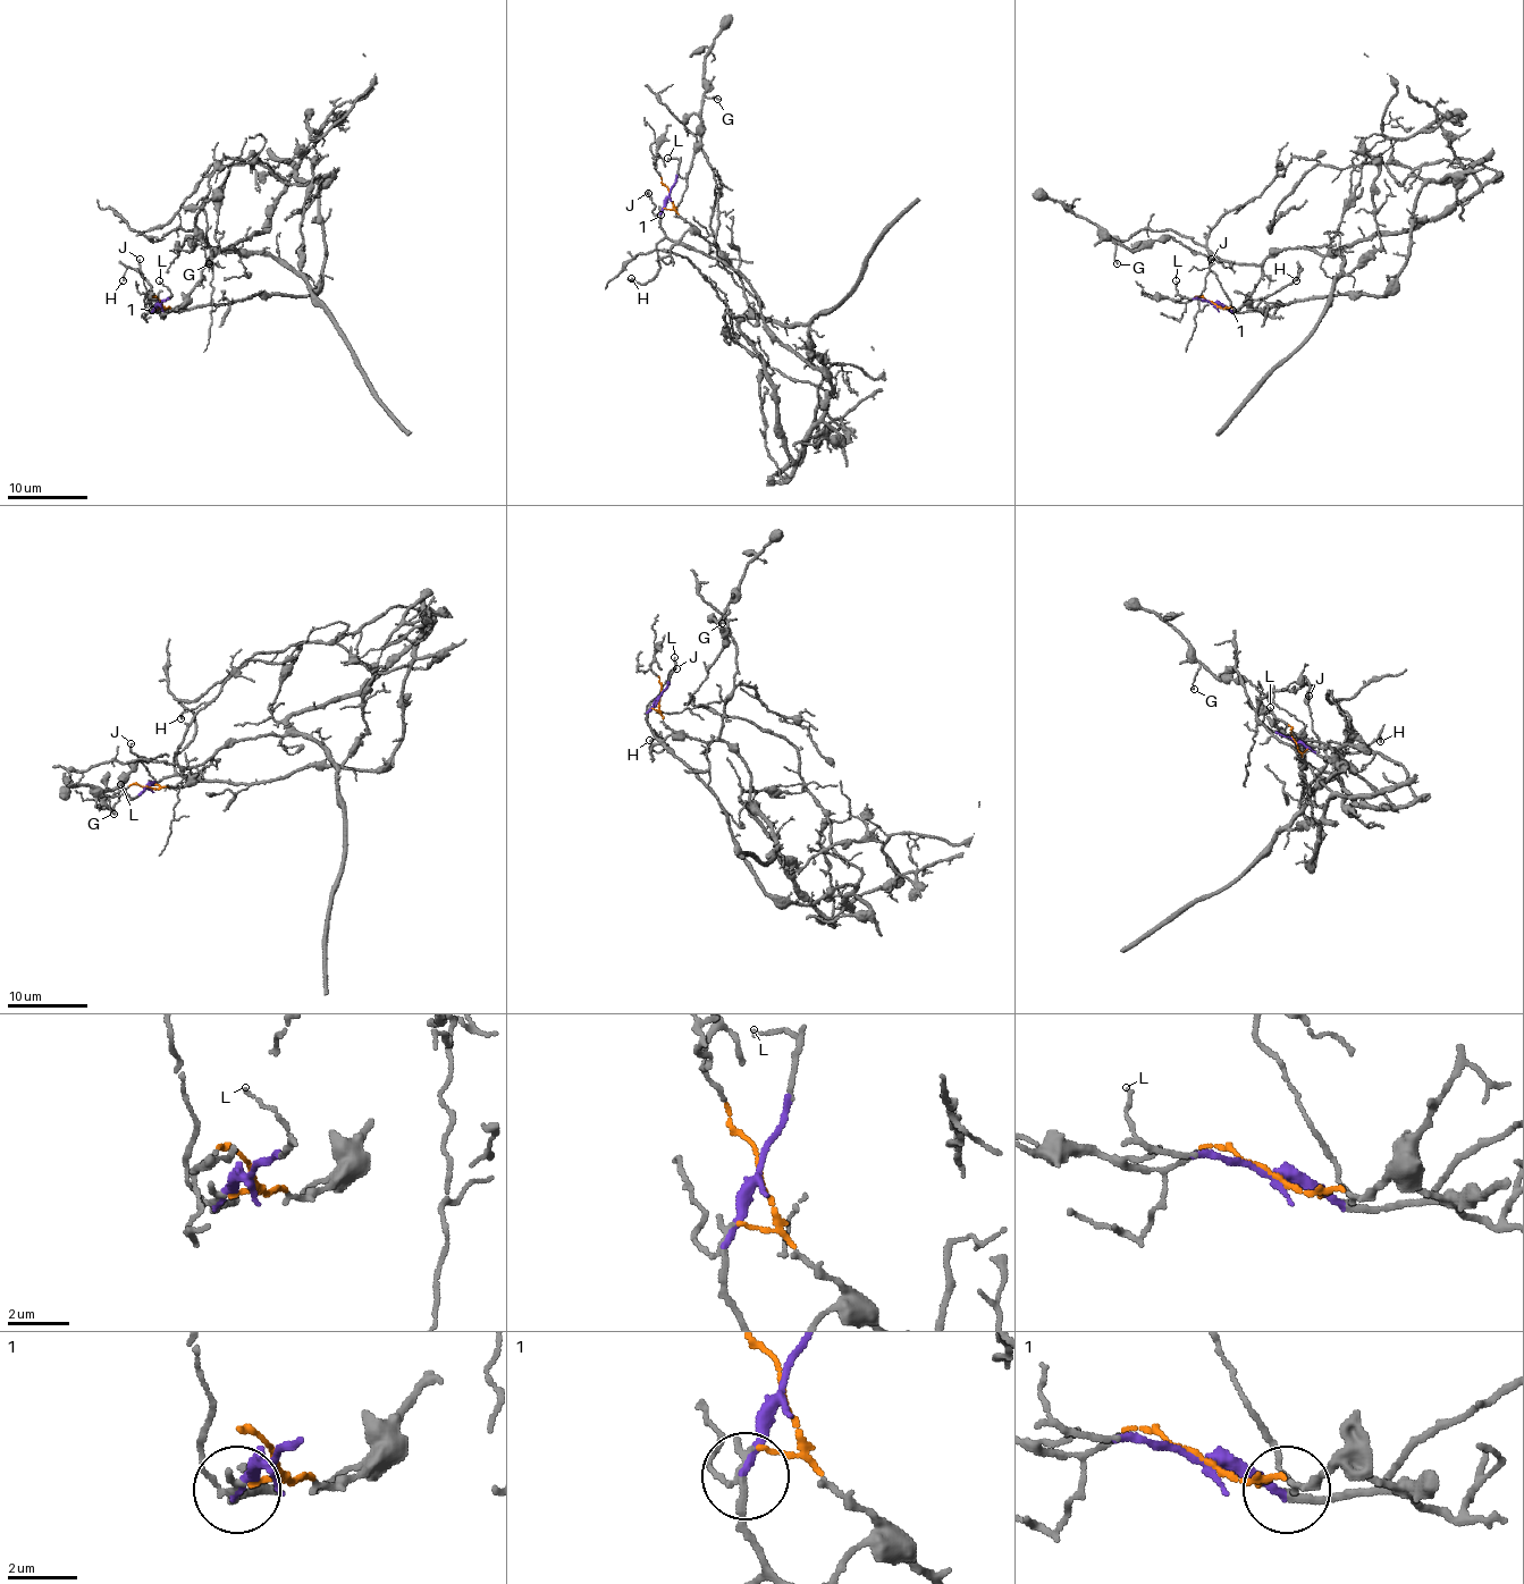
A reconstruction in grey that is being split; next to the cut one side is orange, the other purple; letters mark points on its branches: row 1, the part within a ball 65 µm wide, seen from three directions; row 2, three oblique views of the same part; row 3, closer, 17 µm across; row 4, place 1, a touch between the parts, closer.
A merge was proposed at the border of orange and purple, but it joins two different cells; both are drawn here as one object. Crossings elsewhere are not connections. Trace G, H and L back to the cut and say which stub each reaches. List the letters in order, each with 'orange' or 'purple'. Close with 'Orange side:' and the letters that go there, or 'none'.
G: orange
H: purple
L: purple
Orange side: G

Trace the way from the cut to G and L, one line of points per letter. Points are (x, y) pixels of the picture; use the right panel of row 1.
G: (1213, 303), (1237, 309), (1257, 283), (1260, 267), (1226, 262), (1165, 230), (1133, 250), (1117, 244), (1117, 264)
L: (1213, 303), (1181, 296), (1175, 280)

